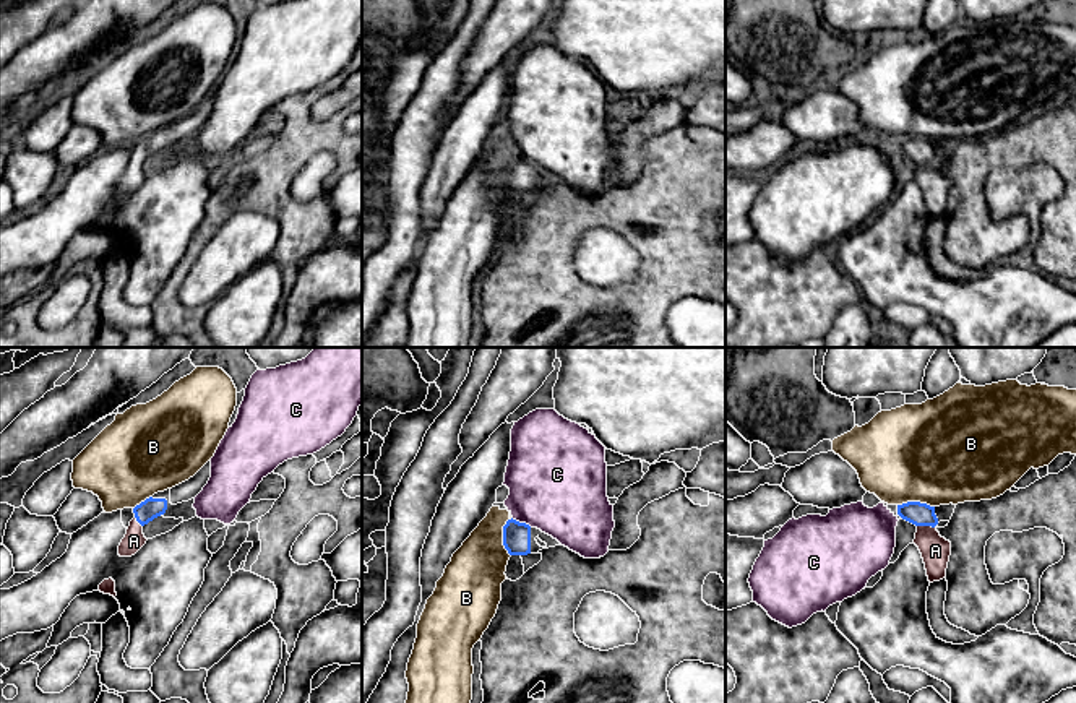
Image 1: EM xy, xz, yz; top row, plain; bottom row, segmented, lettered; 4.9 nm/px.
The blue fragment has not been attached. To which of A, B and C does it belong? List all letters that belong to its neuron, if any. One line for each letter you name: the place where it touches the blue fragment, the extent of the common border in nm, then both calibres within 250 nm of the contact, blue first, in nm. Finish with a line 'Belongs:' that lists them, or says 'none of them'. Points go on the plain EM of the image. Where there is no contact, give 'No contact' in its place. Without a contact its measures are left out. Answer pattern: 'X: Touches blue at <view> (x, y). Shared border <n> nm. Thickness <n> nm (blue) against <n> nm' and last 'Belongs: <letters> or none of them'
A: Touches blue at yz (925, 161). Shared border 90 nm. Thickness 120 nm (blue) against 150 nm
Belongs: A

